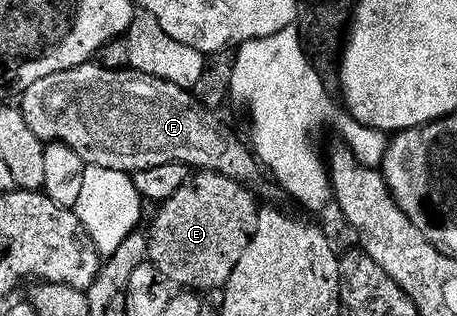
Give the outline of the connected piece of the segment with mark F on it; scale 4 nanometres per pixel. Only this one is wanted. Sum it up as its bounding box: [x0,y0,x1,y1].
[19,63,259,183]

